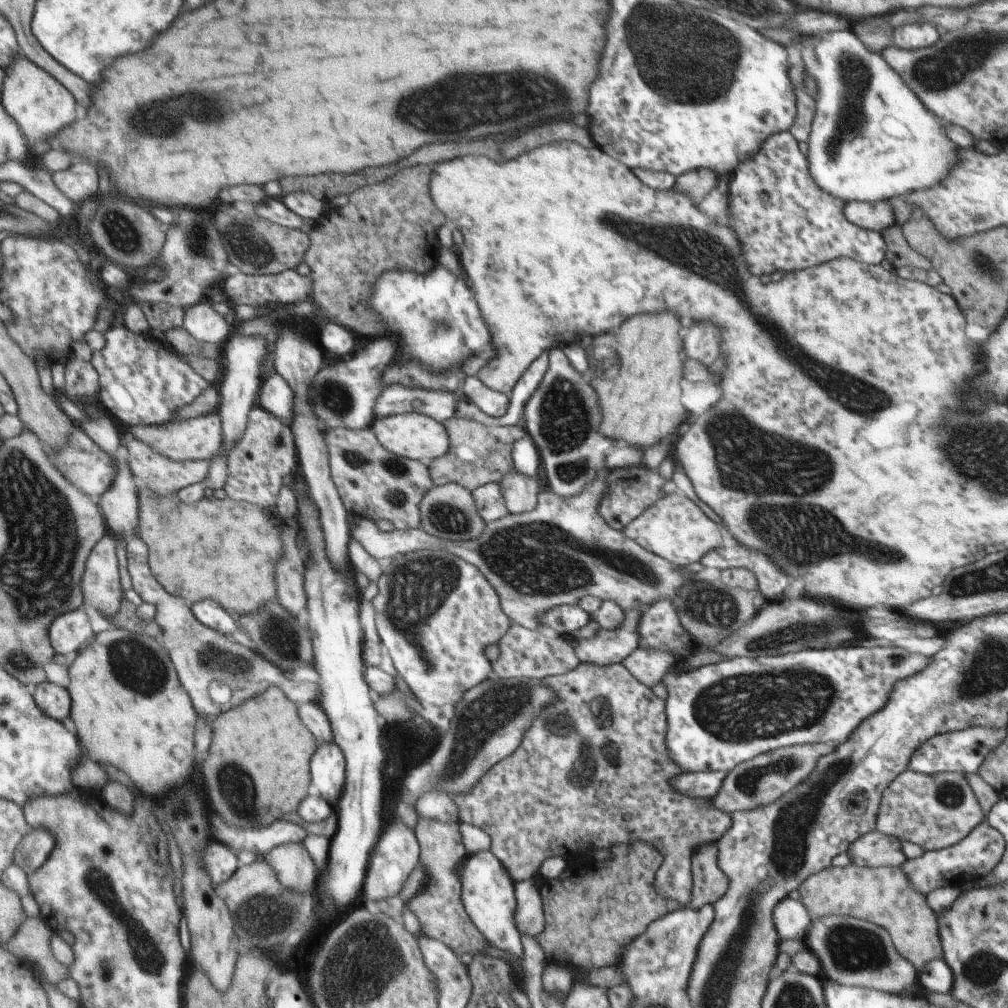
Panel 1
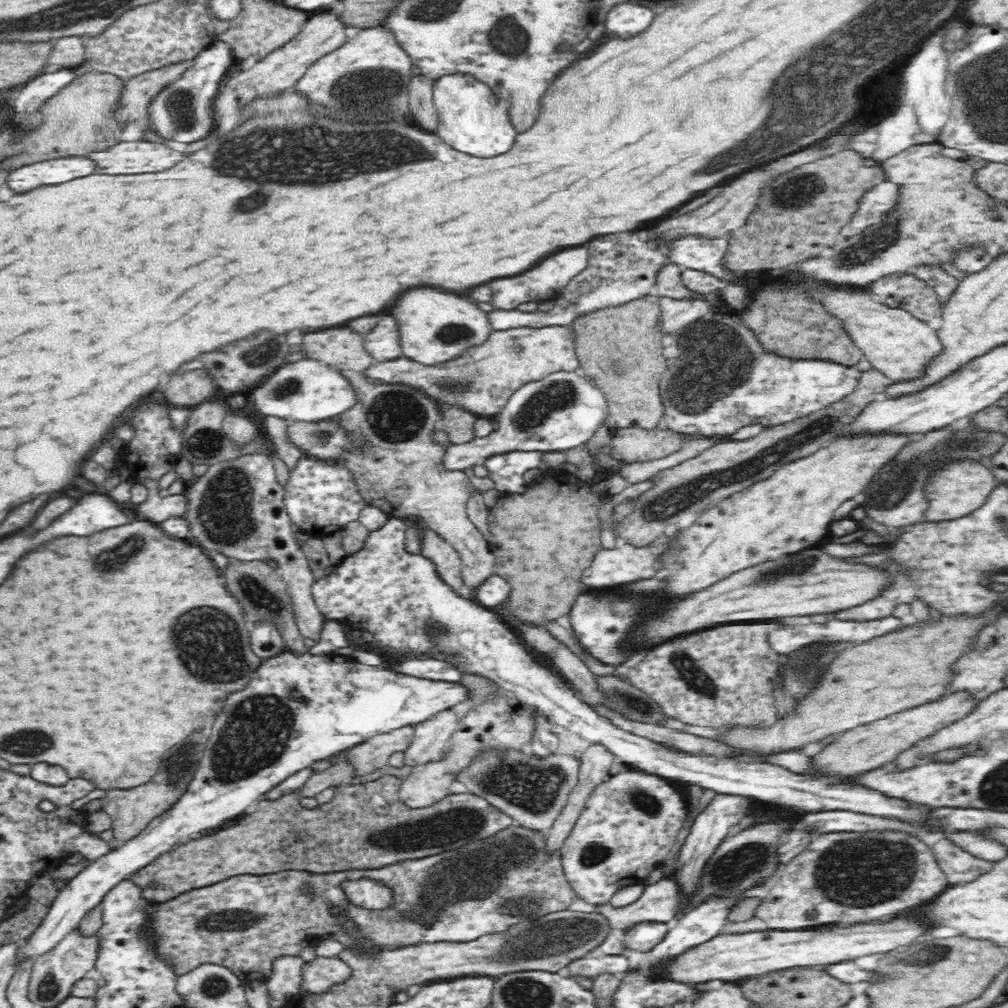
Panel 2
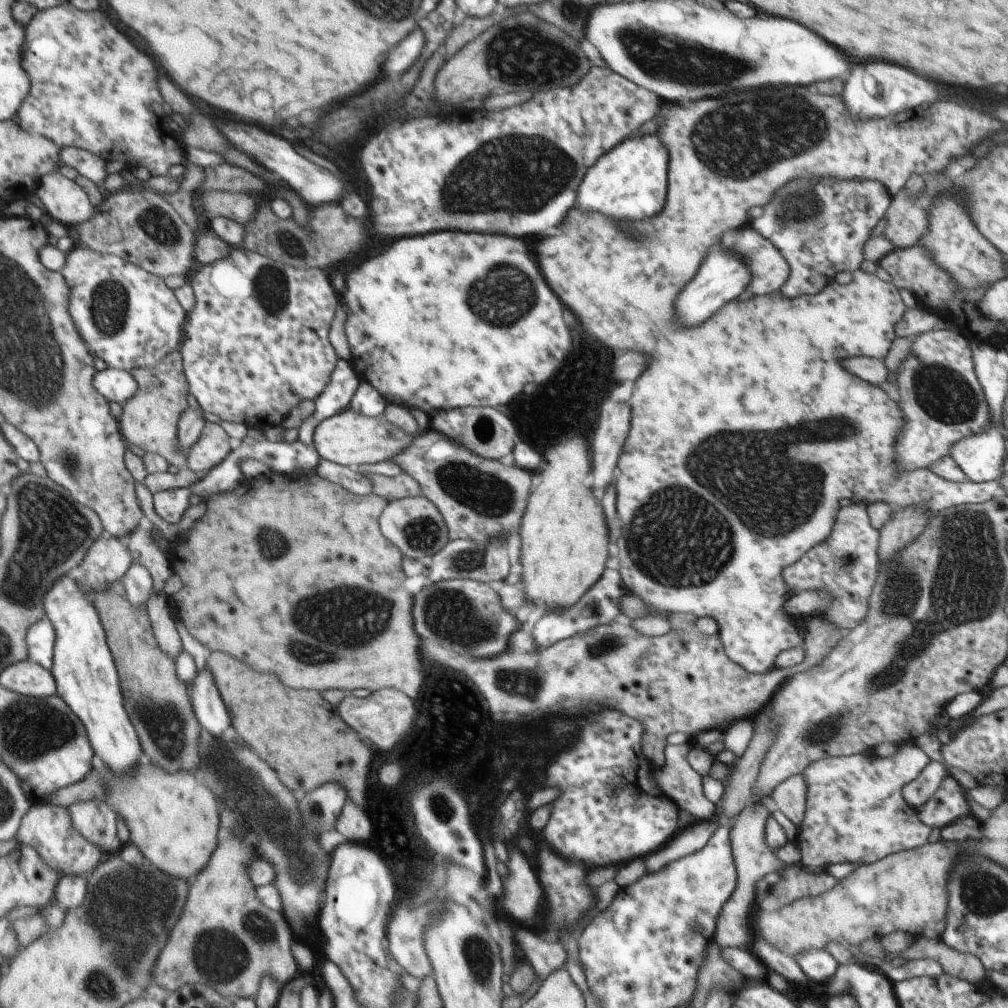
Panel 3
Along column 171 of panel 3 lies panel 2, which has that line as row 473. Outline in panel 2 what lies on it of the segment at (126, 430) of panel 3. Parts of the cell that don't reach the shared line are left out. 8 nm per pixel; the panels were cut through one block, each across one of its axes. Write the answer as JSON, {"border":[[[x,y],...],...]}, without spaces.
{"border":[[[330,328],[330,330],[322,330],[322,332],[304,334],[302,346],[304,346],[307,358],[322,360],[328,366],[336,369],[342,376],[346,377],[351,388],[354,389],[356,396],[354,406],[342,414],[338,414],[333,420],[338,428],[342,429],[343,440],[345,440],[342,461],[352,471],[361,494],[365,497],[366,490],[370,490],[370,492],[378,490],[378,494],[386,496],[384,500],[392,502],[390,515],[396,517],[420,516],[428,524],[430,532],[438,534],[438,537],[448,542],[462,561],[463,592],[473,599],[473,594],[477,592],[477,588],[489,576],[495,574],[496,556],[492,550],[492,544],[469,519],[466,502],[470,498],[472,485],[468,483],[465,471],[448,470],[444,465],[448,445],[438,444],[432,440],[434,426],[438,420],[441,420],[440,406],[436,406],[434,400],[430,400],[426,394],[422,394],[416,388],[377,382],[366,376],[365,370],[369,369],[376,360],[370,354],[366,354],[362,336],[352,332],[350,328]]]}

